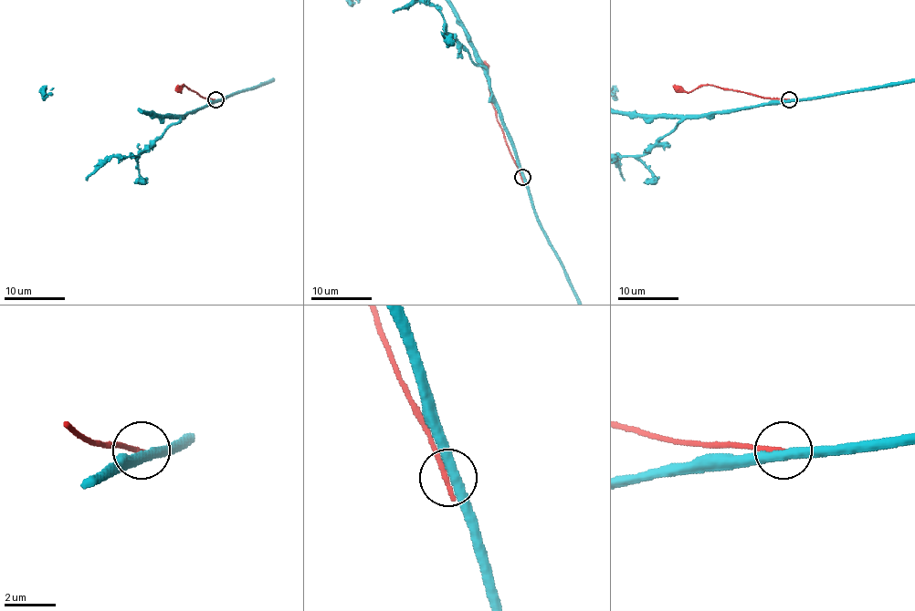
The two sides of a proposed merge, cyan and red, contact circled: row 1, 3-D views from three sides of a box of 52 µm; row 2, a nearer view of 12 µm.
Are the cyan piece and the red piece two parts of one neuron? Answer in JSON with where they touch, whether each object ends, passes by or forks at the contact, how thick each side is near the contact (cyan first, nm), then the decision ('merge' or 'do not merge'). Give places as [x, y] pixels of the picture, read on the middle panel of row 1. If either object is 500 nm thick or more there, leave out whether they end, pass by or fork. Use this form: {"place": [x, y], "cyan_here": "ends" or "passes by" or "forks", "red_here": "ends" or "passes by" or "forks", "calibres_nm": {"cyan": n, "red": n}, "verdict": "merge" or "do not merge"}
{"place": [522, 177], "cyan_here": "passes by", "red_here": "ends", "calibres_nm": {"cyan": 360, "red": 240}, "verdict": "do not merge"}

